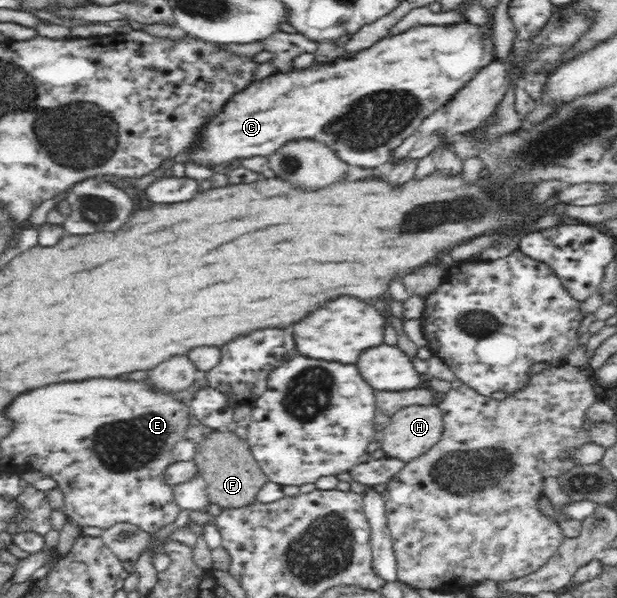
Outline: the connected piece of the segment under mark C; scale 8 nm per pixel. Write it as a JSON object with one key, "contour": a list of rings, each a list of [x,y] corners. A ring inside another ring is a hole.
{"contour":[[[469,21],[454,26],[414,26],[404,34],[380,40],[368,50],[347,54],[348,58],[338,57],[327,63],[317,63],[316,68],[304,67],[304,70],[291,67],[288,72],[252,82],[245,90],[234,94],[220,112],[204,121],[194,142],[184,151],[192,164],[225,166],[242,158],[270,156],[294,140],[314,138],[336,152],[346,164],[366,168],[388,164],[393,161],[396,148],[408,141],[424,118],[444,106],[480,68],[494,60],[493,40],[491,36],[483,36],[479,28]]]}

